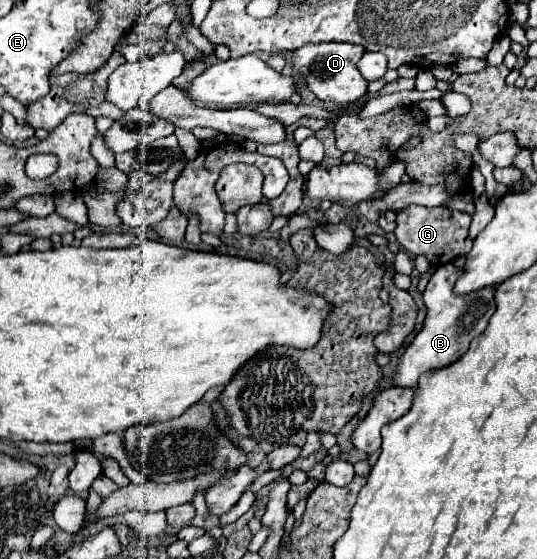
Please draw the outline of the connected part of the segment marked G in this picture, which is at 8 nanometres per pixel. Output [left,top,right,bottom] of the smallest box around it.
[395,205,473,265]

